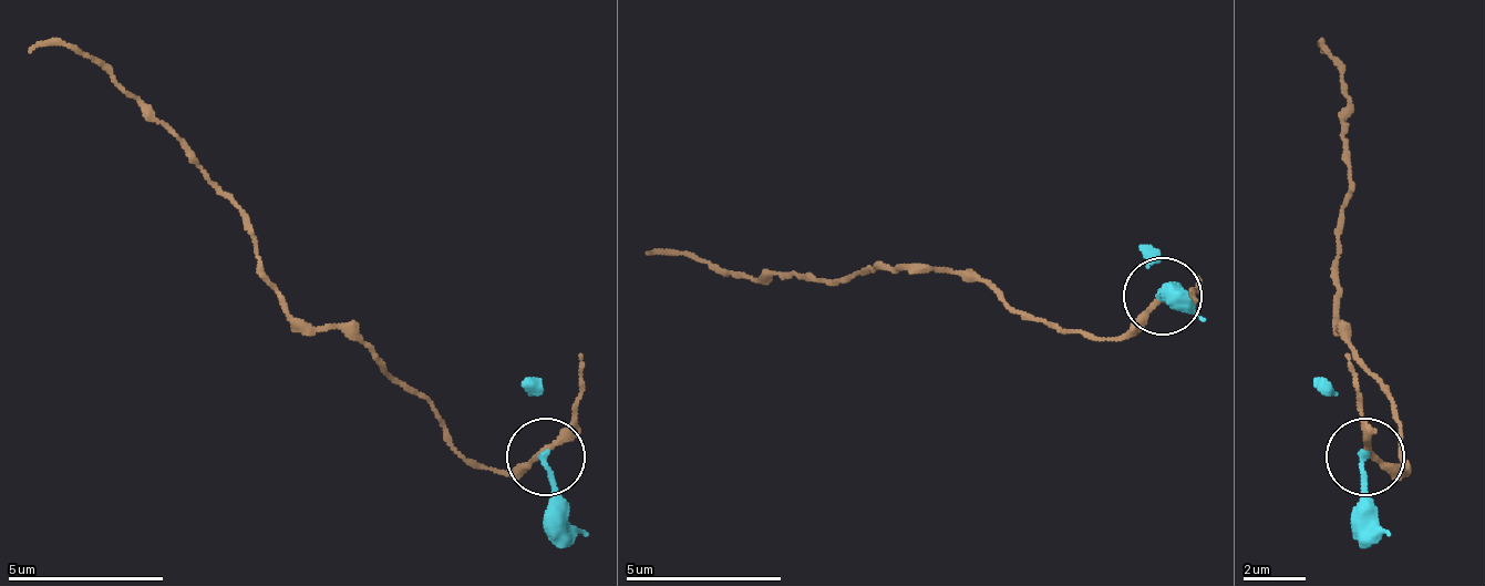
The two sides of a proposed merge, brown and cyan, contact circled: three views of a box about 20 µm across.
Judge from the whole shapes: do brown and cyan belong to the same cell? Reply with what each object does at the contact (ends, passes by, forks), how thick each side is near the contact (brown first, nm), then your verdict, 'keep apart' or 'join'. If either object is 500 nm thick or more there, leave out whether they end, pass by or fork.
brown passes by | cyan ends | 200/190 nm | keep apart

